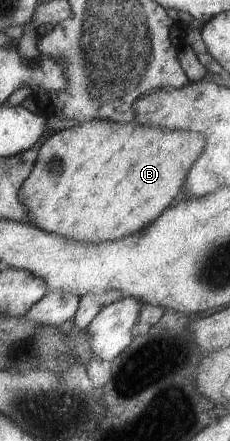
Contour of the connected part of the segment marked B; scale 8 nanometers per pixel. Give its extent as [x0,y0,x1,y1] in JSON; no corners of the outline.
[17,119,205,241]

